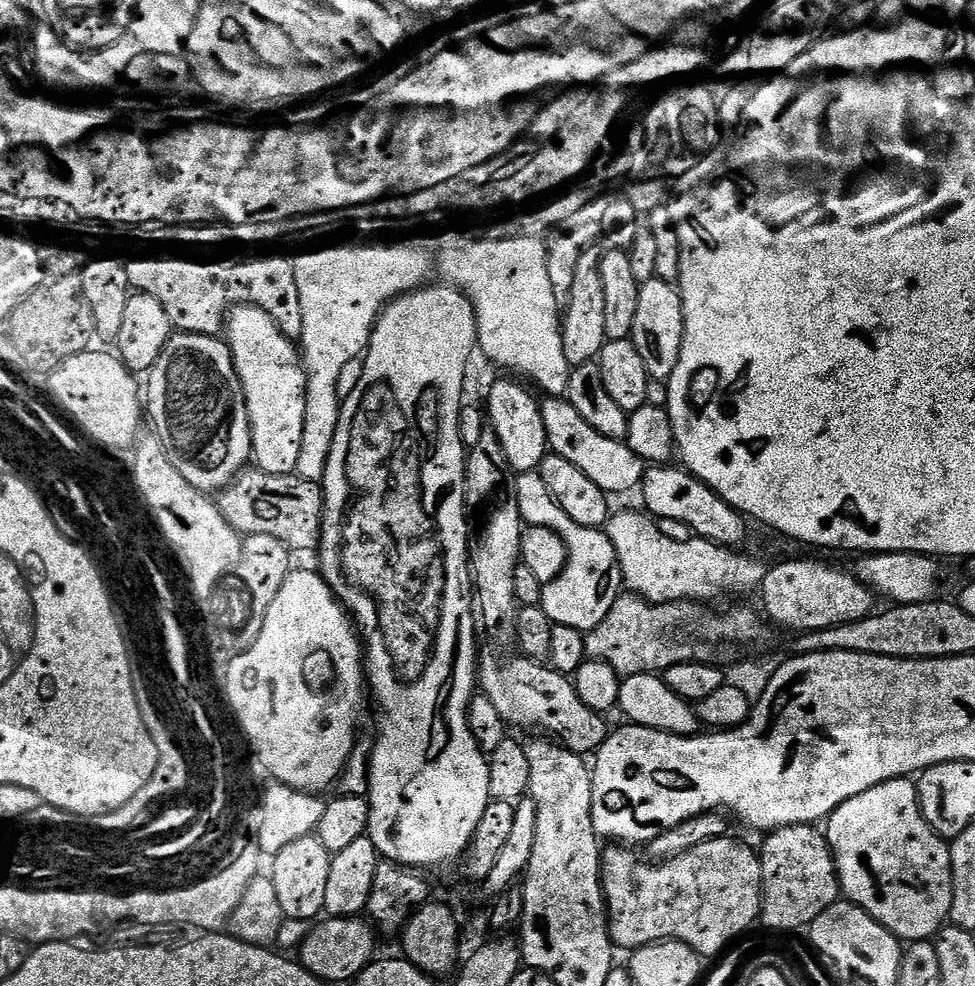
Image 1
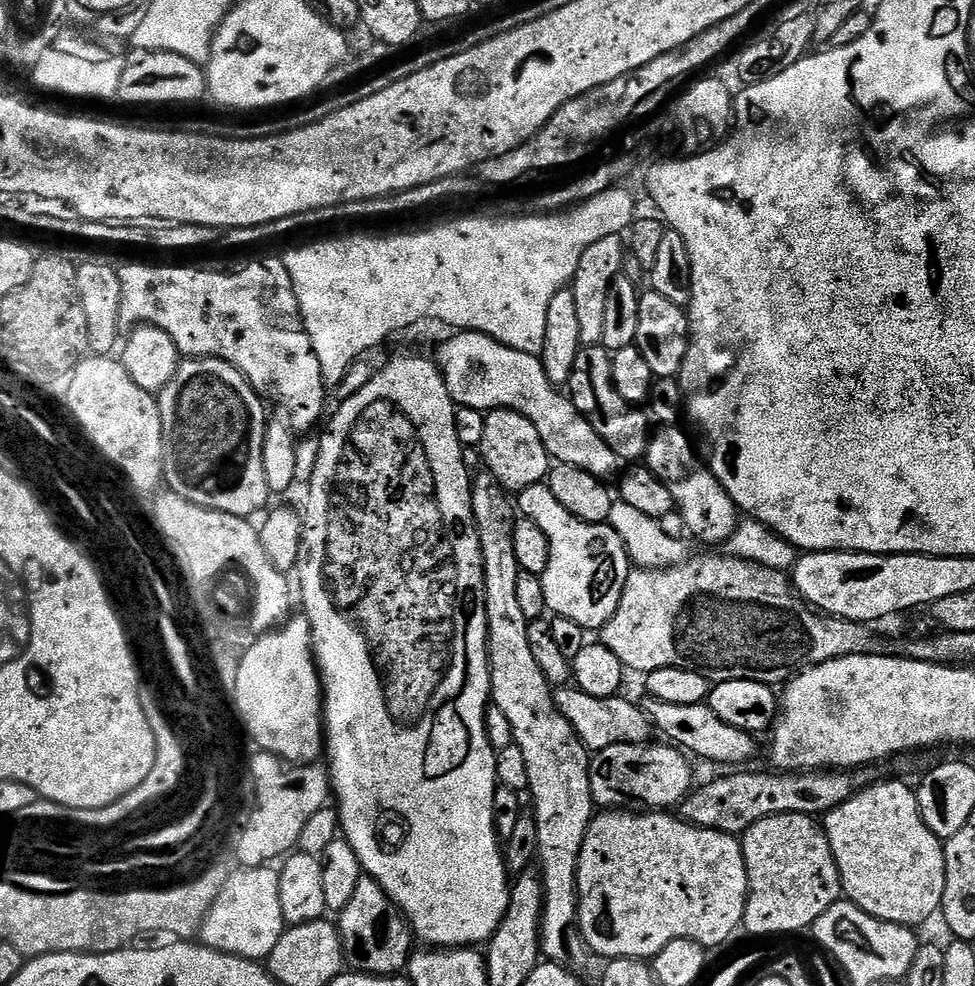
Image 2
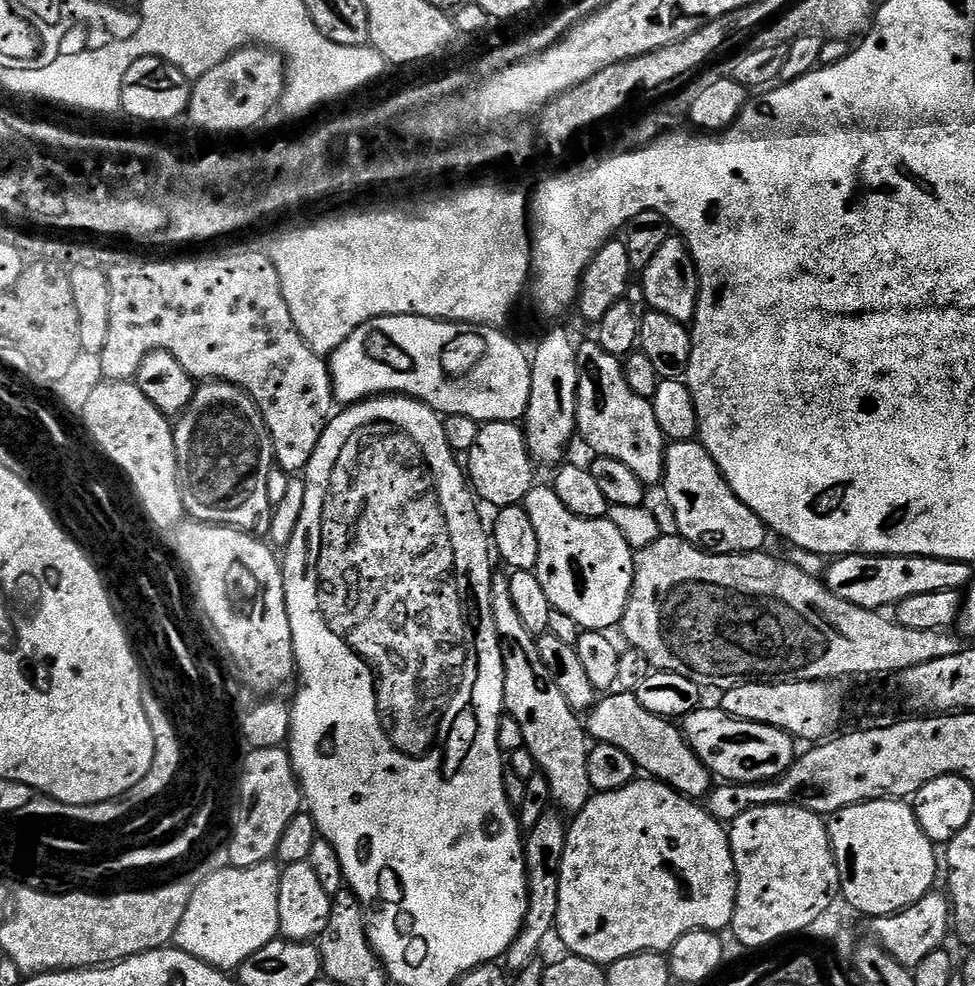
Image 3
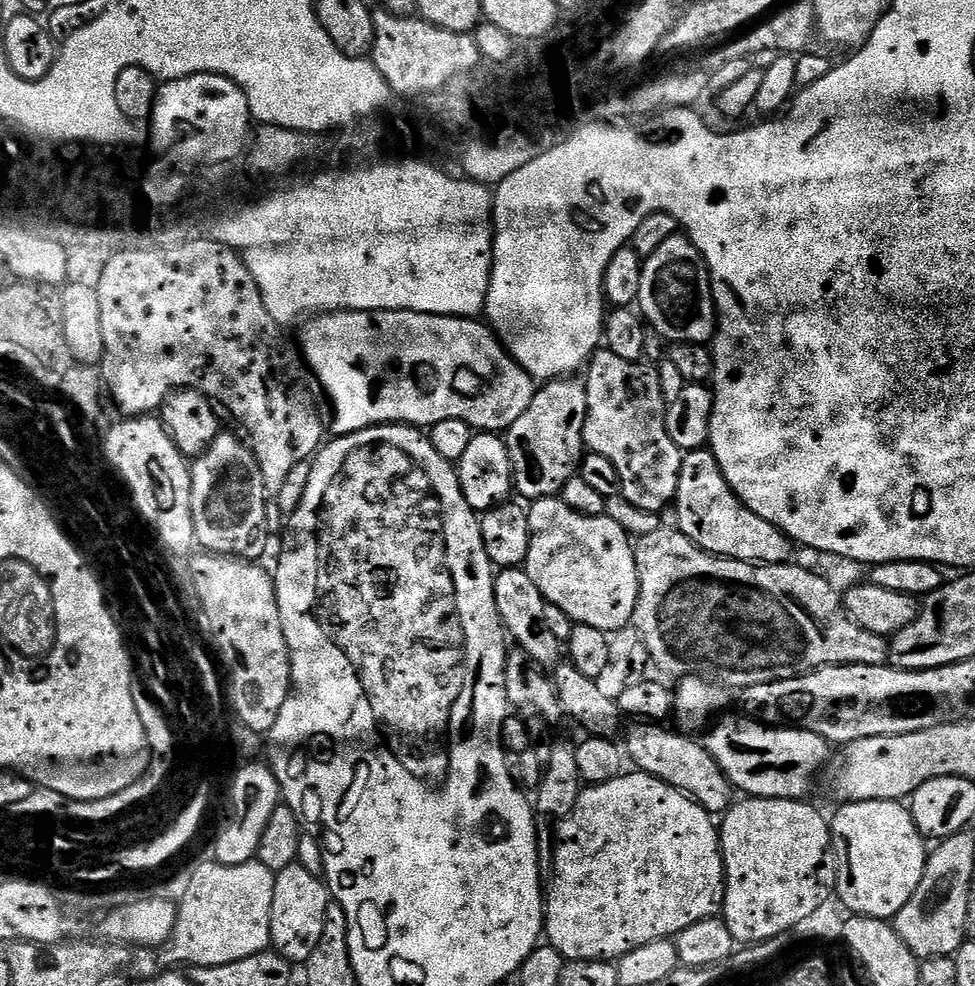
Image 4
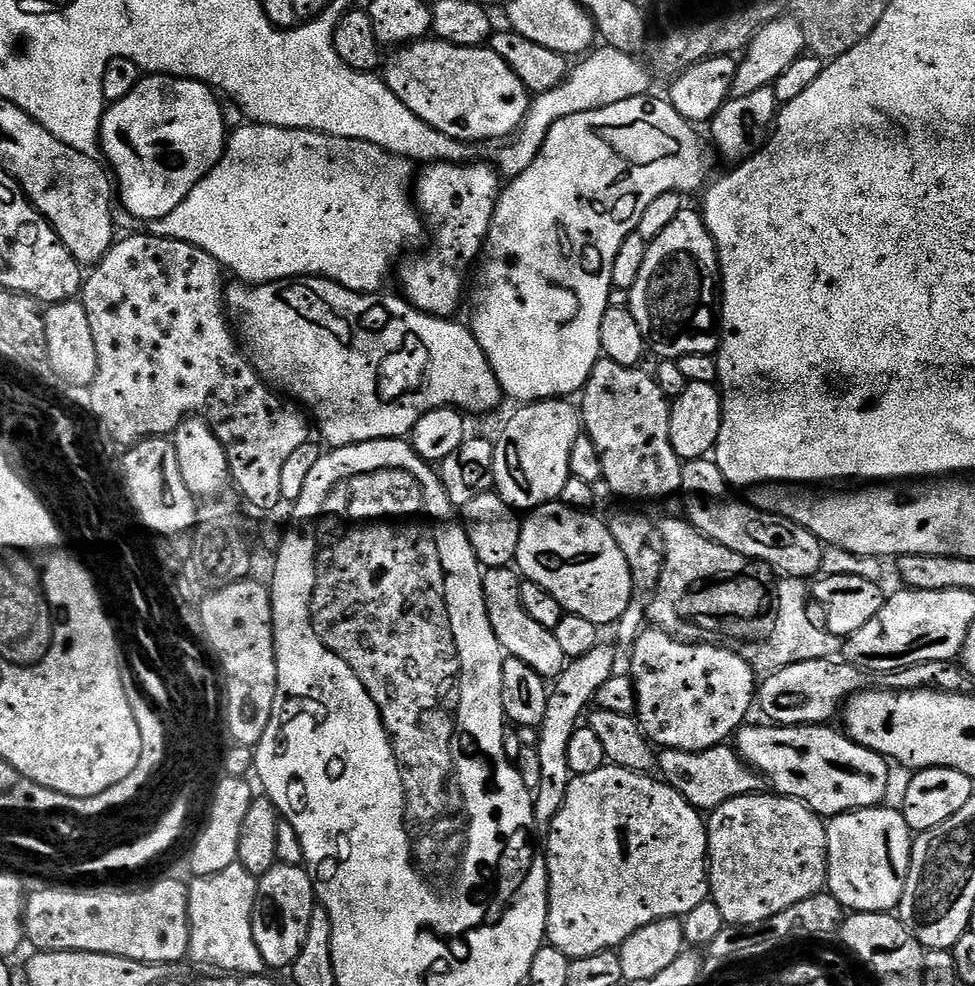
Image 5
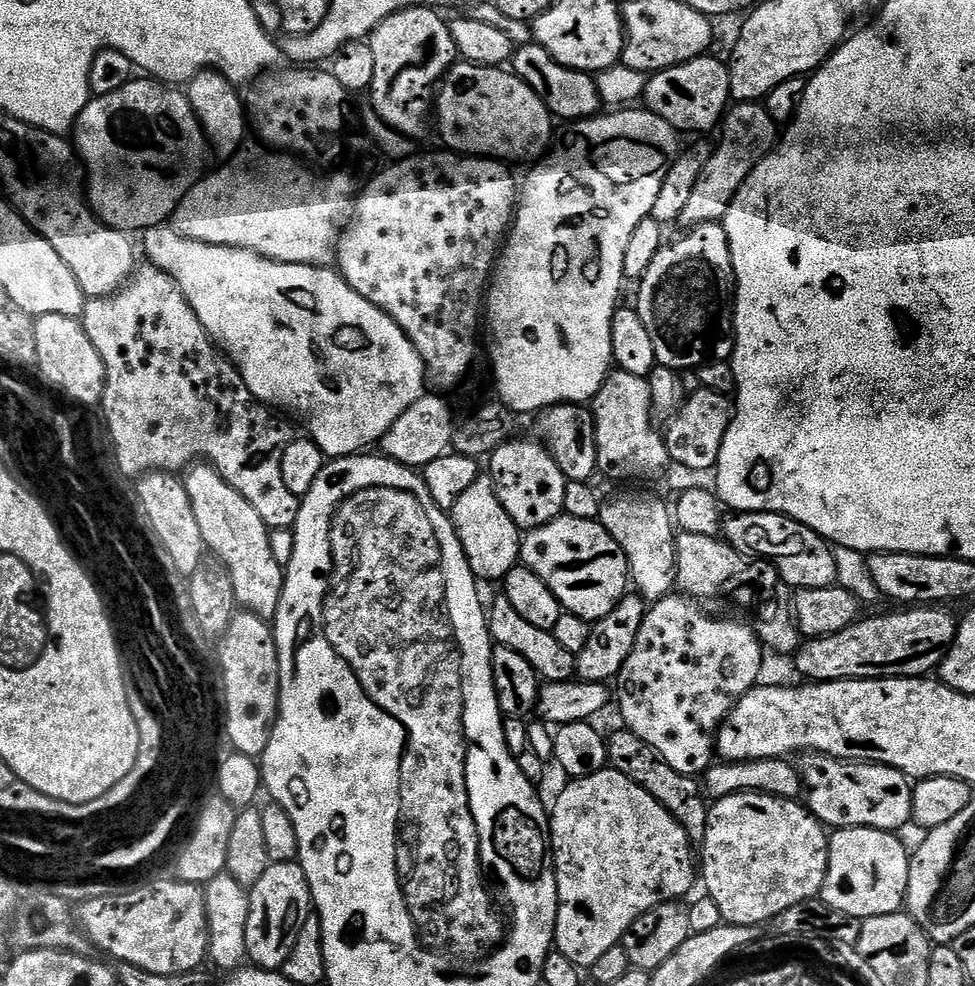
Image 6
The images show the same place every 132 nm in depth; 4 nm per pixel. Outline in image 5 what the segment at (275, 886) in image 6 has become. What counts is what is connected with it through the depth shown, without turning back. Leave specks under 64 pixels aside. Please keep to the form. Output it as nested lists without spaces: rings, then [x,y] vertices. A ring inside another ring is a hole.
[[[277,862],[265,876],[259,877],[256,885],[256,913],[252,919],[254,926],[254,942],[258,946],[258,954],[262,954],[265,965],[271,968],[291,969],[298,958],[302,946],[306,942],[306,934],[310,934],[310,918],[318,907],[316,891],[307,867],[290,866]]]

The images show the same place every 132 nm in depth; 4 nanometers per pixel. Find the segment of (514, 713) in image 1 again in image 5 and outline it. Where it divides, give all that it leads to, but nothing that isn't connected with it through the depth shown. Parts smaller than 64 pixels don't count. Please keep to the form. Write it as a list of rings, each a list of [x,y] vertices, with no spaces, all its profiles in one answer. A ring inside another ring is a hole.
[[[727,743],[716,744],[701,752],[683,752],[665,748],[658,756],[658,772],[665,784],[678,790],[682,798],[686,798],[704,814],[710,814],[735,796],[760,794],[766,788],[764,777],[745,762],[735,747]]]

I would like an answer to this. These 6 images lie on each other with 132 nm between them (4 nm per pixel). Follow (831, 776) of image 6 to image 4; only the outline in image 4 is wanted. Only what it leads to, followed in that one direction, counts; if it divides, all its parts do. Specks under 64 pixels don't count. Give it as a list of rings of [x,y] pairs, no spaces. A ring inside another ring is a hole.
[[[751,718],[739,719],[722,721],[706,739],[708,753],[728,776],[733,789],[740,791],[741,788],[749,797],[762,800],[804,800],[816,780],[816,771],[829,763],[828,741],[804,728],[769,726]]]

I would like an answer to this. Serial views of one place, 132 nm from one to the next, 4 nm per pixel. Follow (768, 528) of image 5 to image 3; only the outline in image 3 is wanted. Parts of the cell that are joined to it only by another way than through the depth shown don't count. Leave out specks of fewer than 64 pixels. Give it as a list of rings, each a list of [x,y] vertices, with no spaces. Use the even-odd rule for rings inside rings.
[[[695,439],[677,440],[667,445],[663,488],[676,519],[675,531],[696,547],[717,554],[758,552],[765,547],[770,532],[764,521],[734,494],[712,455]]]

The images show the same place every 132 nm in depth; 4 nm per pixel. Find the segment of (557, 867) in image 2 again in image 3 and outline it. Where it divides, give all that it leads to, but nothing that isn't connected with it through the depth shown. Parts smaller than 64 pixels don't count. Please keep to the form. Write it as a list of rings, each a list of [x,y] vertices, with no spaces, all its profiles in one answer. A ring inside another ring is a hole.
[[[493,579],[492,613],[504,659],[504,707],[507,715],[522,726],[524,747],[533,755],[537,769],[547,776],[555,807],[564,814],[580,812],[594,794],[588,769],[590,737],[585,725],[570,702],[562,698],[562,690],[554,686],[550,670],[546,670],[542,658],[538,658],[536,637],[522,626],[507,579]]]

